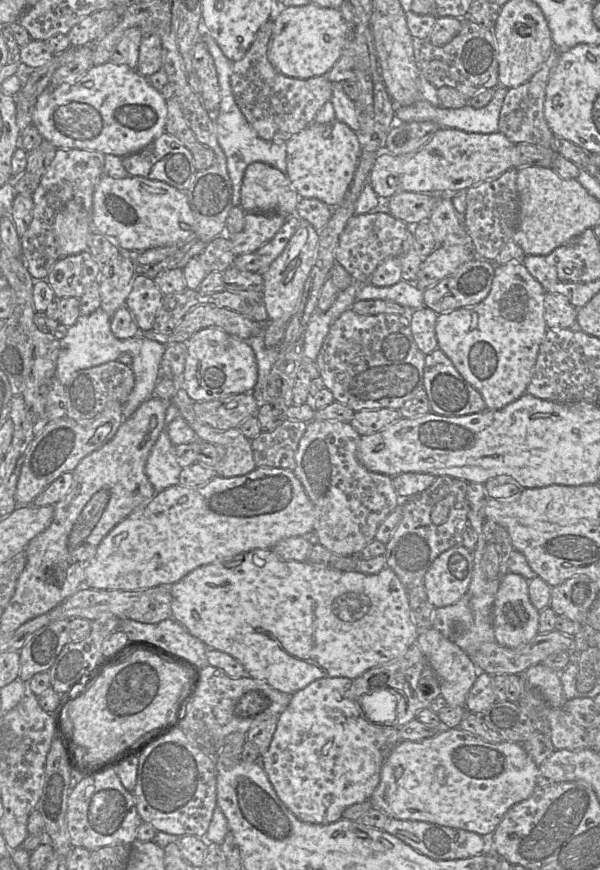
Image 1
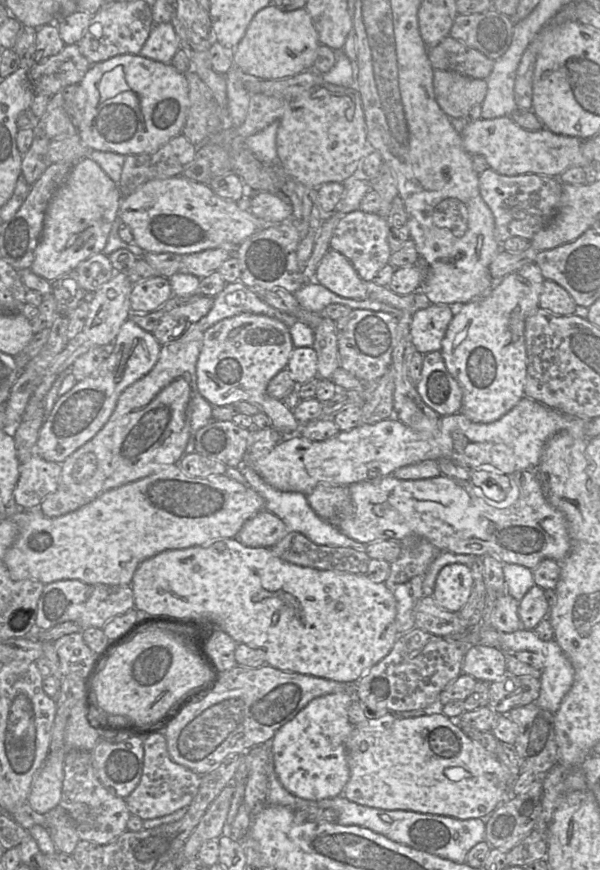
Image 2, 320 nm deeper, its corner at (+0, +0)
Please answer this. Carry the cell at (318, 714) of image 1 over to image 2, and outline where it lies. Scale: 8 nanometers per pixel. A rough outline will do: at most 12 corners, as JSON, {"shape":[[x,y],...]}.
{"shape":[[351,693],[311,700],[270,741],[310,801],[343,795]]}

